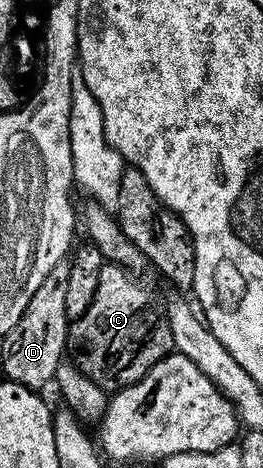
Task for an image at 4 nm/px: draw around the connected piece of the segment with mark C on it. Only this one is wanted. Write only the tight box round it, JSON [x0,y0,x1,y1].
[66,263,175,394]

